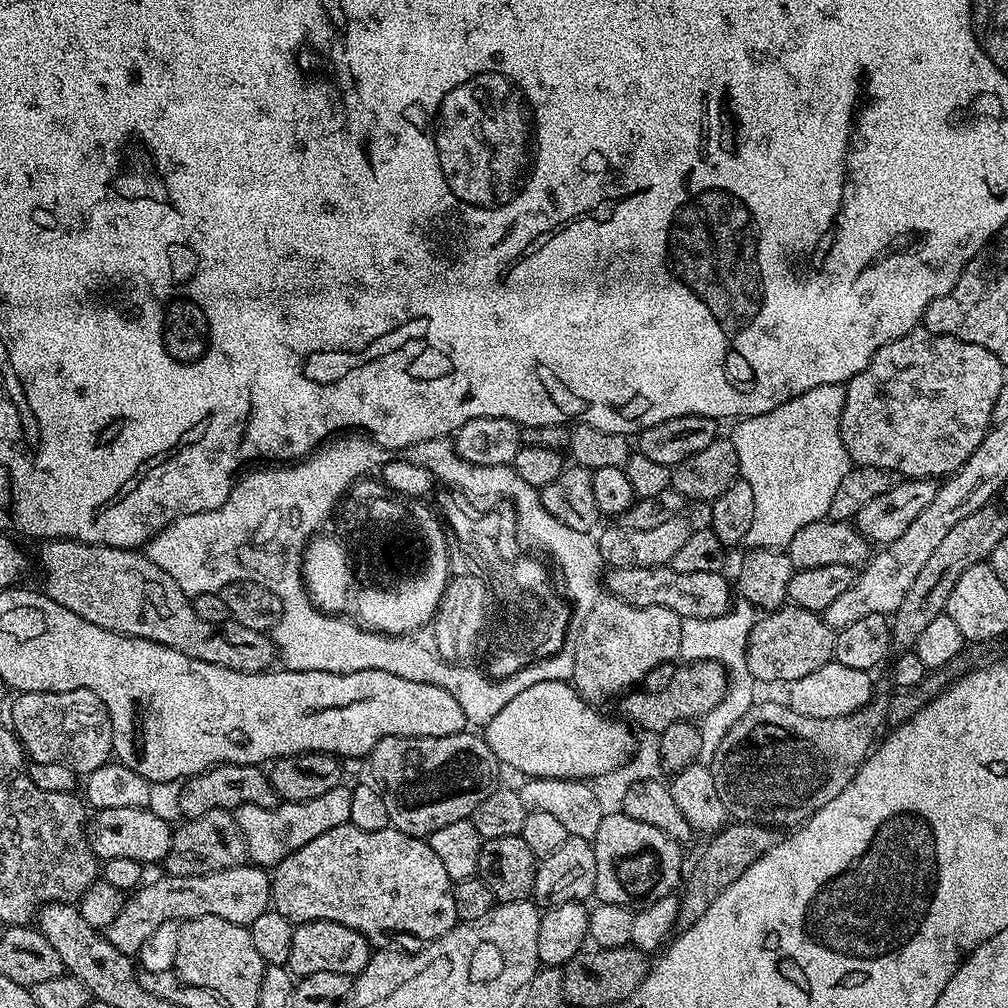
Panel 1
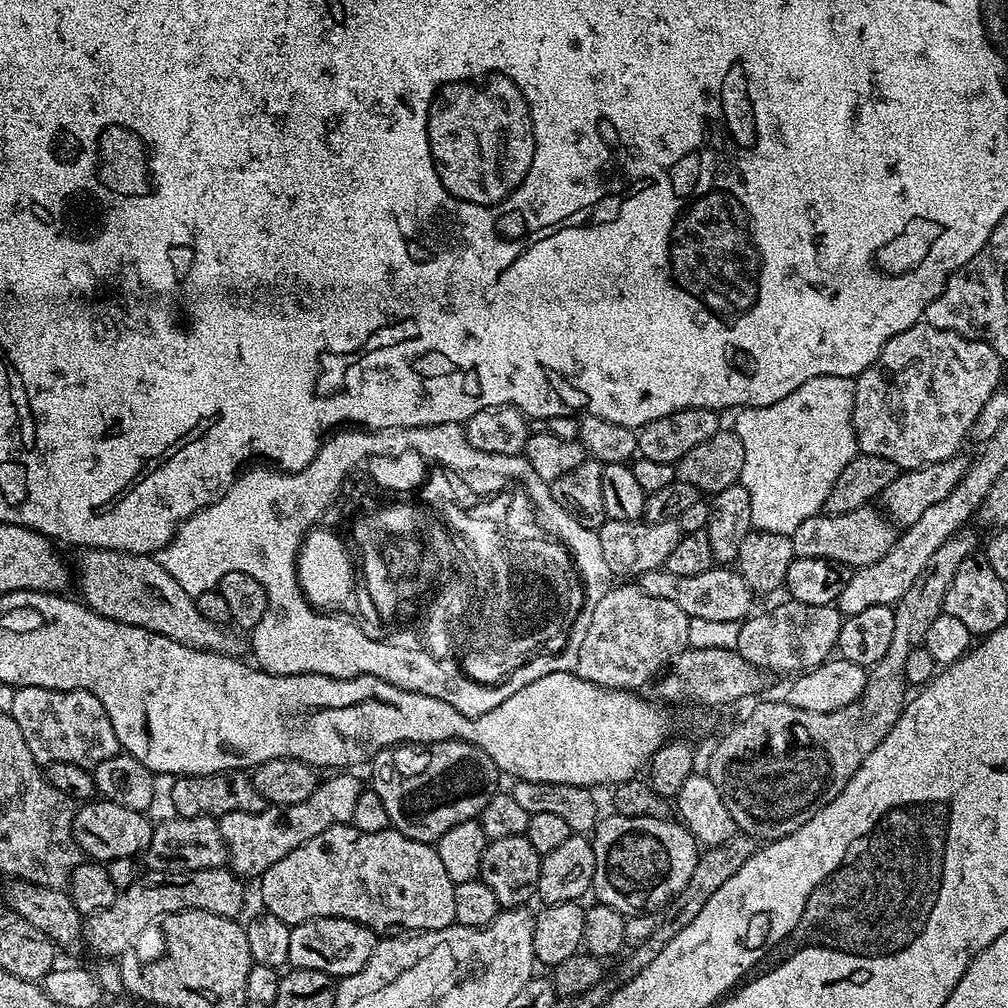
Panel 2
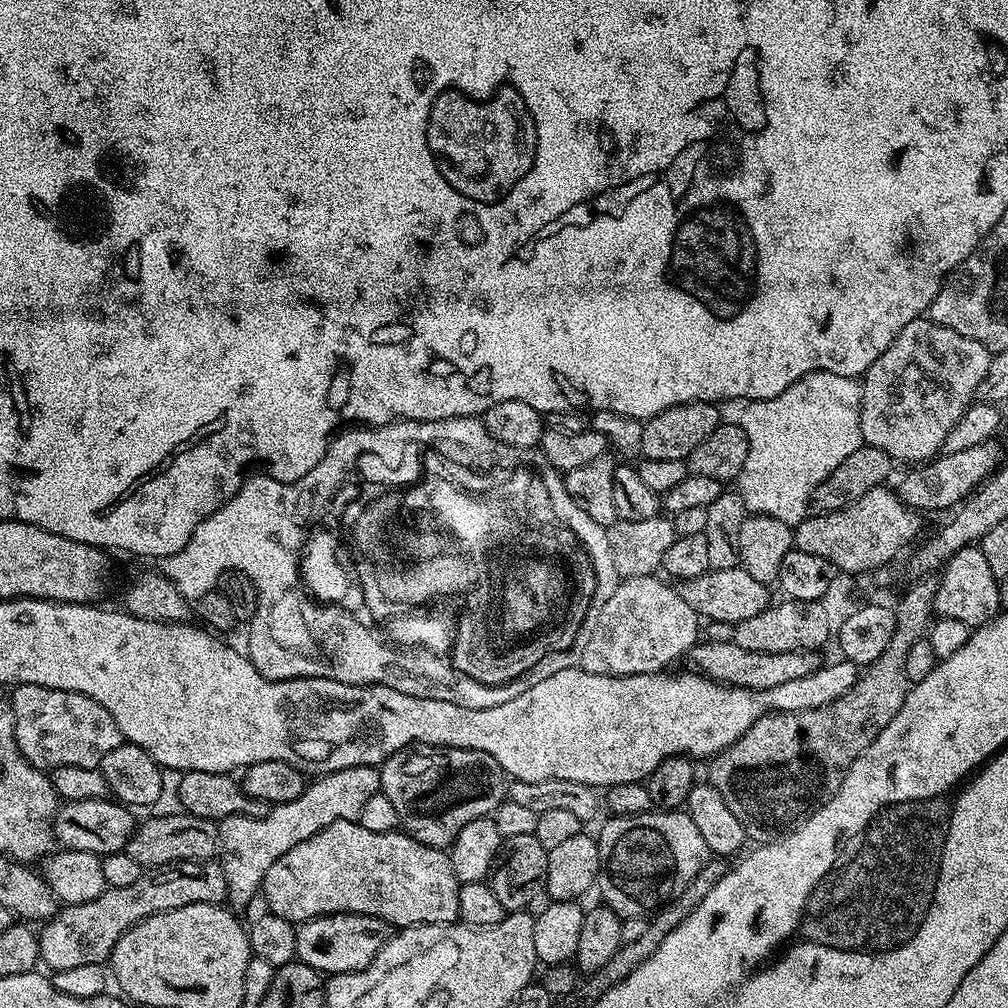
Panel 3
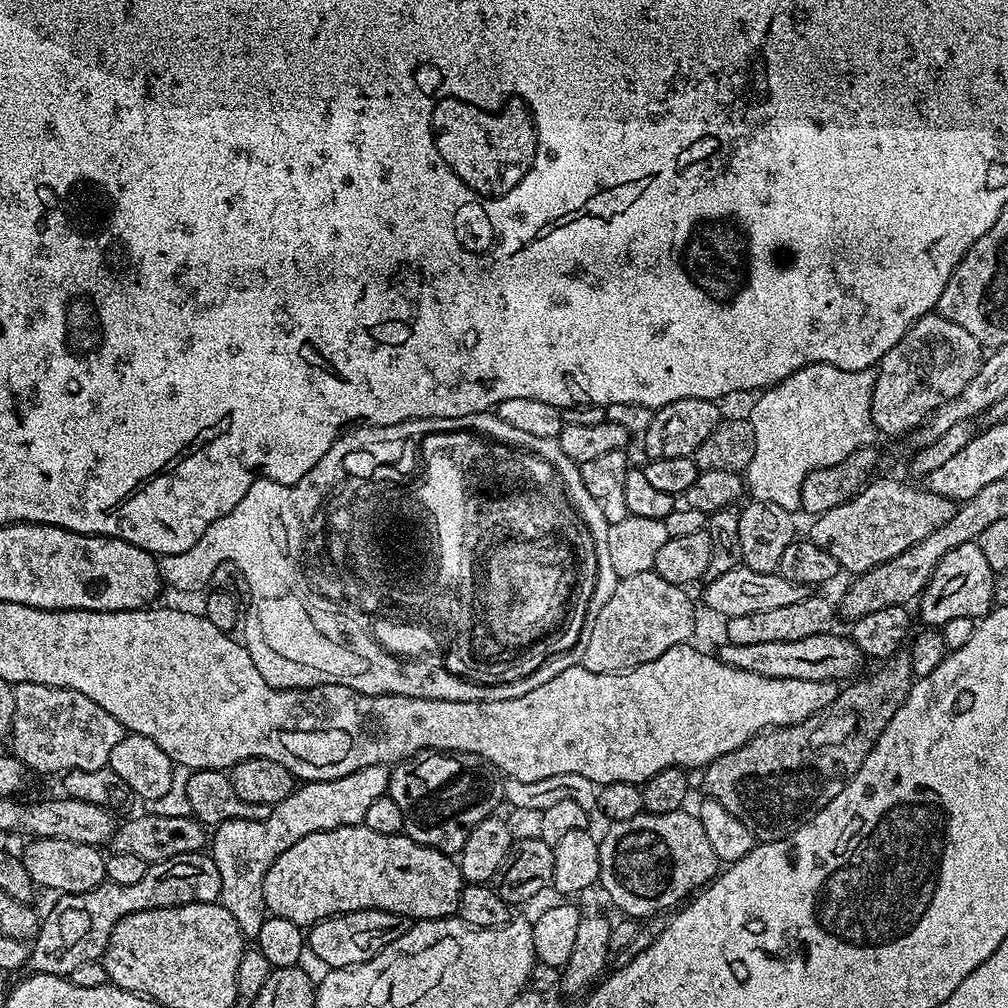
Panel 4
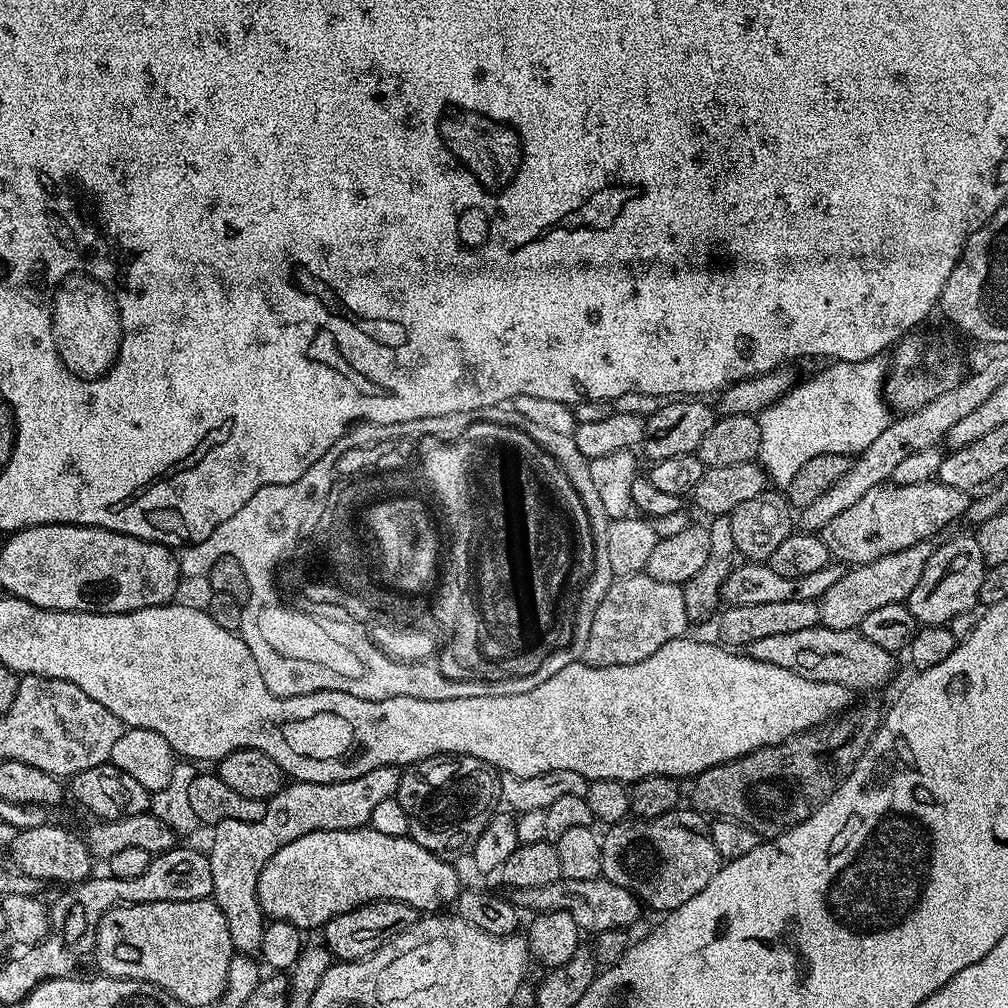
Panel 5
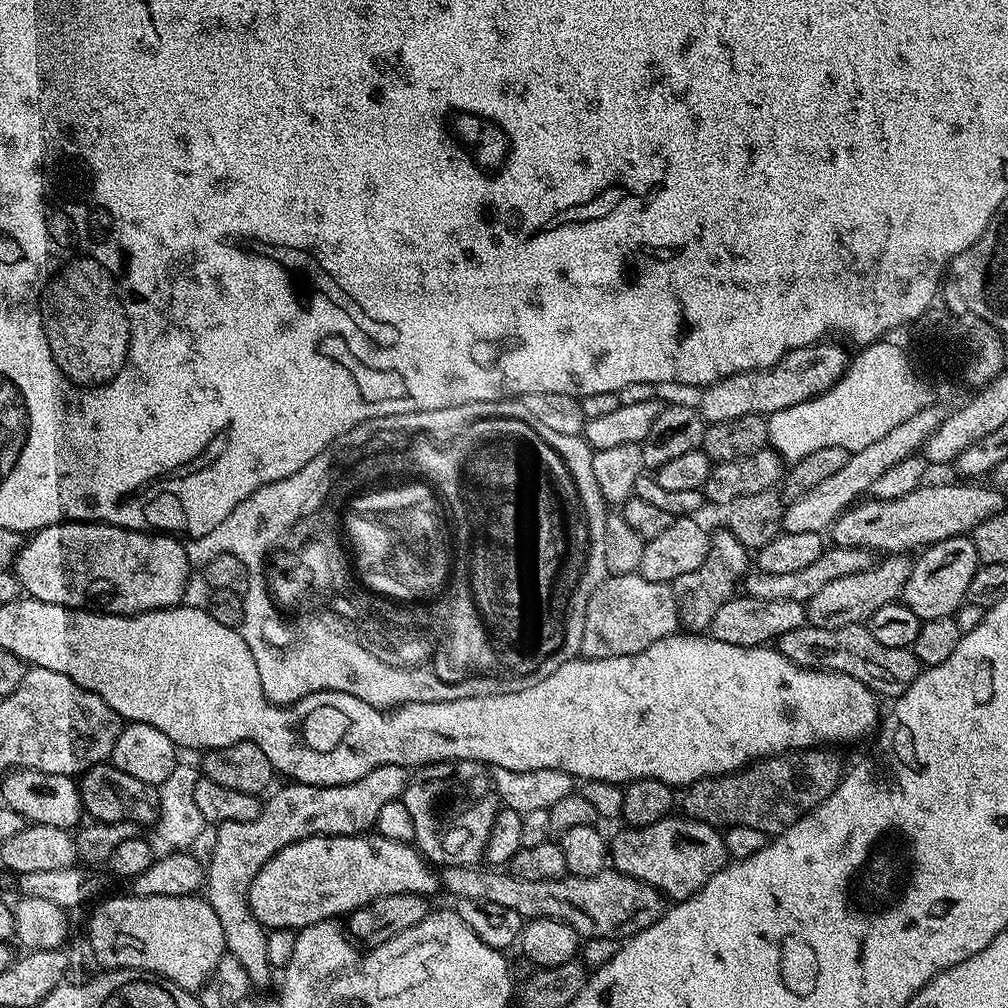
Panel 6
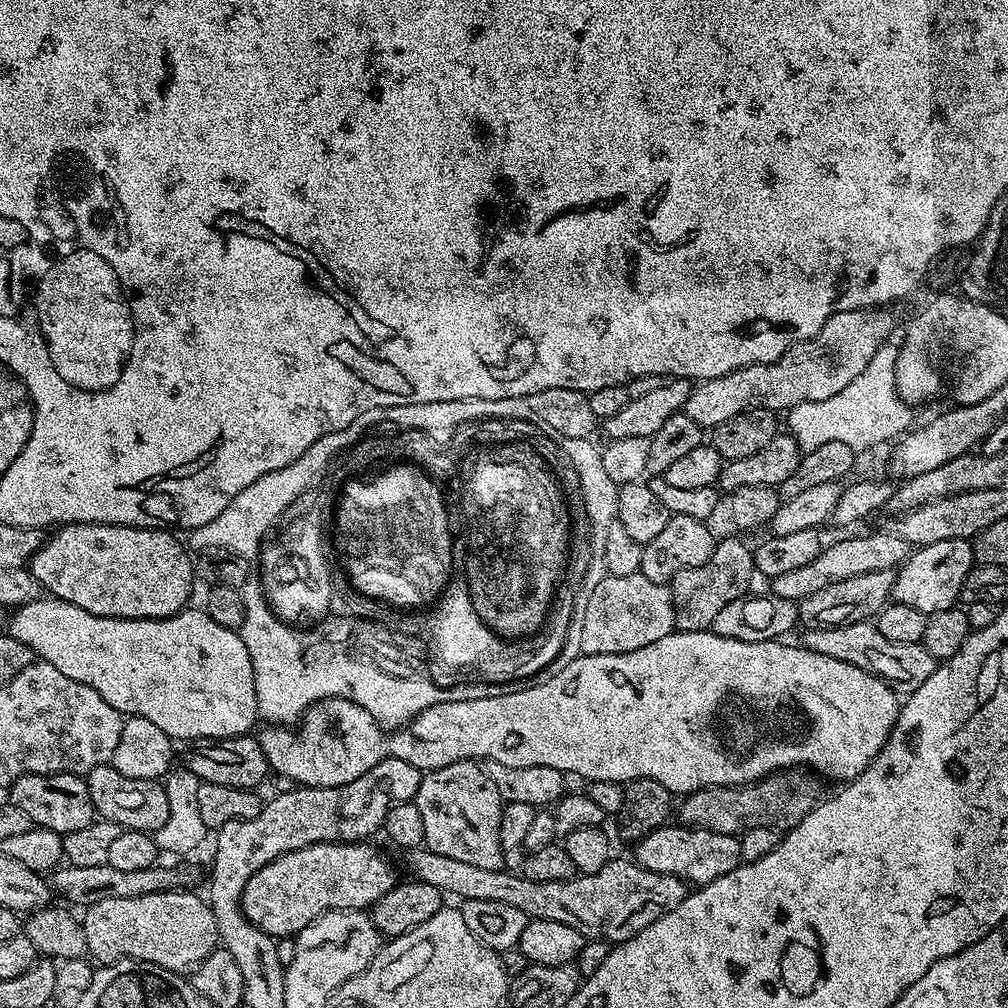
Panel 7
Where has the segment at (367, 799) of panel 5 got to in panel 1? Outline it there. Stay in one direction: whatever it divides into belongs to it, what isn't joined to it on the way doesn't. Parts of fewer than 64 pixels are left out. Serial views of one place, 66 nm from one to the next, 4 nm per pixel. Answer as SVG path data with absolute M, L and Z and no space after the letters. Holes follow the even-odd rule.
M341 786L326 790L326 794L318 794L318 798L281 802L276 808L253 804L238 806L234 809L234 815L238 830L248 847L248 860L265 870L271 870L290 854L294 854L294 850L306 846L306 842L314 842L318 834L326 834L326 830L334 830L334 826L347 824L351 793L351 787Z

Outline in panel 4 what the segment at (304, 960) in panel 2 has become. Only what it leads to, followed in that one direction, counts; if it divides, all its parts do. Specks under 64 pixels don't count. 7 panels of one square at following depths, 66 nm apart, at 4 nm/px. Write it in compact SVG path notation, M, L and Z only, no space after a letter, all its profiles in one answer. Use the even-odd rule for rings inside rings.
M367 908L357 912L343 912L340 916L331 916L311 925L306 932L306 948L322 963L328 964L324 966L329 969L352 968L355 964L374 958L383 948L390 946L390 942L407 932L409 927L409 921L405 917L386 910Z

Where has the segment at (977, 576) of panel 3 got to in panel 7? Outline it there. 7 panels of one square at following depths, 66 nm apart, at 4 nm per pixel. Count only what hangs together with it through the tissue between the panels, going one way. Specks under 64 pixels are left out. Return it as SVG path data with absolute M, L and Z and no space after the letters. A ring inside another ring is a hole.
M950 538L946 542L921 544L896 572L892 600L914 610L922 610L928 617L938 610L950 610L957 607L960 591L973 566L971 540Z

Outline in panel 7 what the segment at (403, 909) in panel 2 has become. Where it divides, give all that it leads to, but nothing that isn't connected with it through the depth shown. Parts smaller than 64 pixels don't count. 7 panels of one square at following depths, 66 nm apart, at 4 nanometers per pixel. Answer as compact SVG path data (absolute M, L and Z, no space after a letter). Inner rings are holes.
M337 842L335 844L311 844L308 848L294 850L282 854L274 862L262 866L246 882L240 895L240 906L245 918L254 926L258 926L273 938L295 937L314 918L334 910L358 908L371 909L372 905L382 898L393 886L398 883L398 876L392 869L392 864L376 848L371 848L368 842Z

